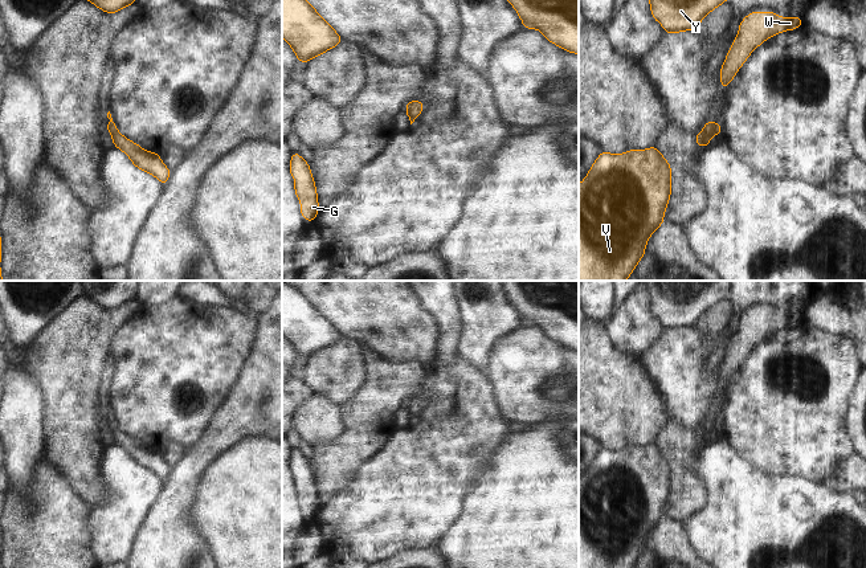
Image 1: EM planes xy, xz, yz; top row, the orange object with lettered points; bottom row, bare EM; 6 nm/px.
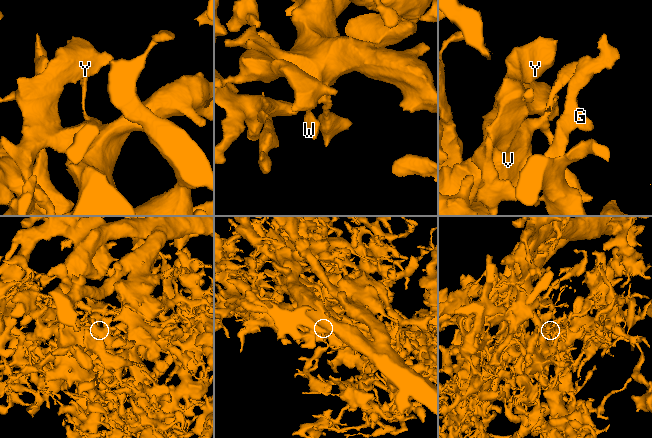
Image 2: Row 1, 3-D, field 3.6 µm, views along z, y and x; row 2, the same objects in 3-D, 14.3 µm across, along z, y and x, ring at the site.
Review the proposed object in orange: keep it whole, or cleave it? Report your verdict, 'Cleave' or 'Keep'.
Keep.

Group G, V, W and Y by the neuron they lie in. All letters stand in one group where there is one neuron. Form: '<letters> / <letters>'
G V W Y

